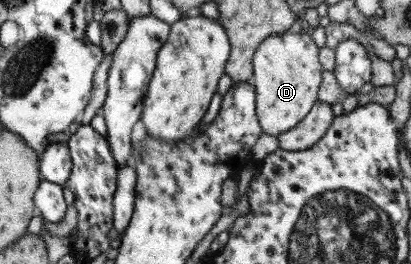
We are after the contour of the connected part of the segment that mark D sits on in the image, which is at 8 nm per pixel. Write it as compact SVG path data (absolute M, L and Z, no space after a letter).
M282 32L264 39L254 52L251 83L256 92L256 113L263 134L280 136L294 128L319 100L317 95L323 82L324 70L318 62L318 46L306 32Z

